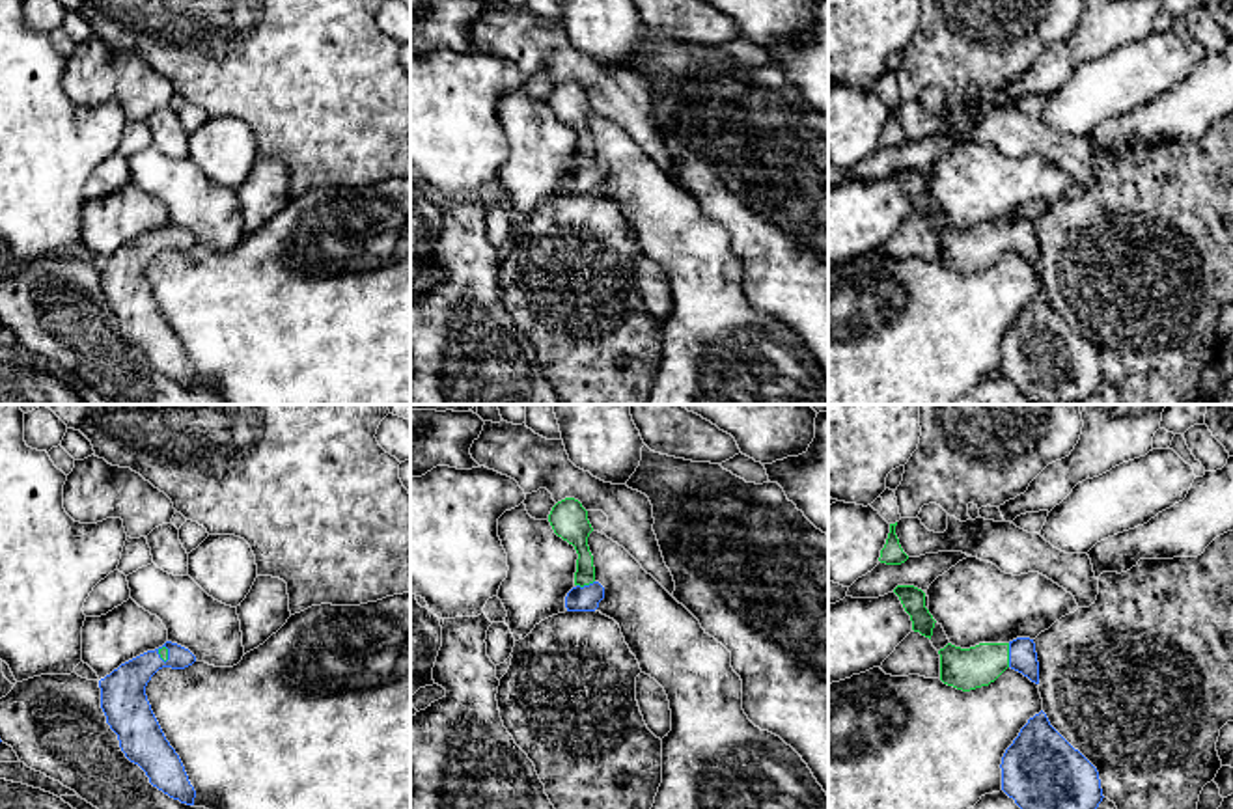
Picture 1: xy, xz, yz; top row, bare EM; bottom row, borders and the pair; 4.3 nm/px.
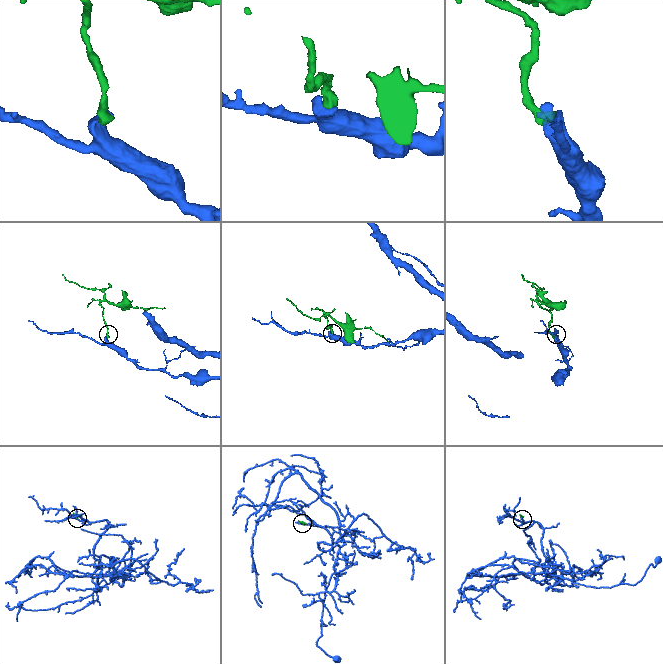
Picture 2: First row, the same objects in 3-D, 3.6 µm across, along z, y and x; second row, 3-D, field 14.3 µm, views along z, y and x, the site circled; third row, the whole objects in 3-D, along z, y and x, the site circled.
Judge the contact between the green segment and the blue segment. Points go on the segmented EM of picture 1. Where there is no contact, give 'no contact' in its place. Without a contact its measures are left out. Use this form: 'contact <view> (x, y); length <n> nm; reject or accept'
contact yz (1008, 655); length 100 nm; accept

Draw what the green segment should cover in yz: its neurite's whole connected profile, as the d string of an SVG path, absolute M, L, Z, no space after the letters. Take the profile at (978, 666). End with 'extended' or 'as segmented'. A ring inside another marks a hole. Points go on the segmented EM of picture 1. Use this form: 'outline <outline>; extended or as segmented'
outline M1017 638L1009 643L979 643L970 649L948 643L938 654L940 680L963 692L989 686L1007 667L1039 684L1037 652L1030 638Z; extended

